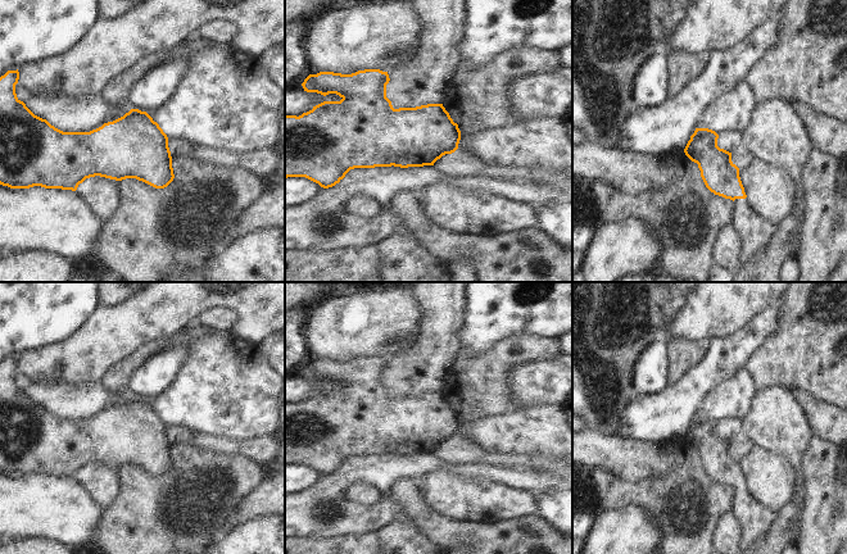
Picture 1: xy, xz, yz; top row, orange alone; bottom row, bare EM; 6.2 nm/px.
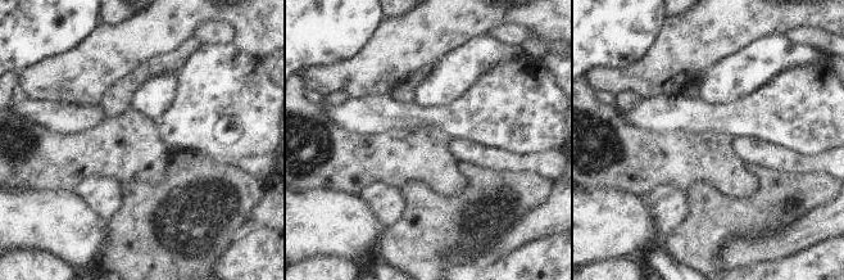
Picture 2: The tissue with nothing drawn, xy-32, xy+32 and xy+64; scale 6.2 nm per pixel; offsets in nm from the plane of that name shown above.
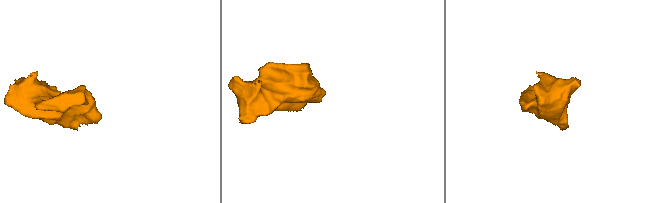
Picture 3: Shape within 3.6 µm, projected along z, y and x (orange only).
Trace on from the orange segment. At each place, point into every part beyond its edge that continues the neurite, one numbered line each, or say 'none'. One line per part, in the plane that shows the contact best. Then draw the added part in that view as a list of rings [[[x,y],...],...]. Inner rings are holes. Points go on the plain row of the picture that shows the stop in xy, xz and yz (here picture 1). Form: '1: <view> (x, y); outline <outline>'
1: yz (755, 518); outline [[[747,486],[734,487],[733,513],[742,526],[743,549],[749,549],[770,527],[776,513],[752,496]]]

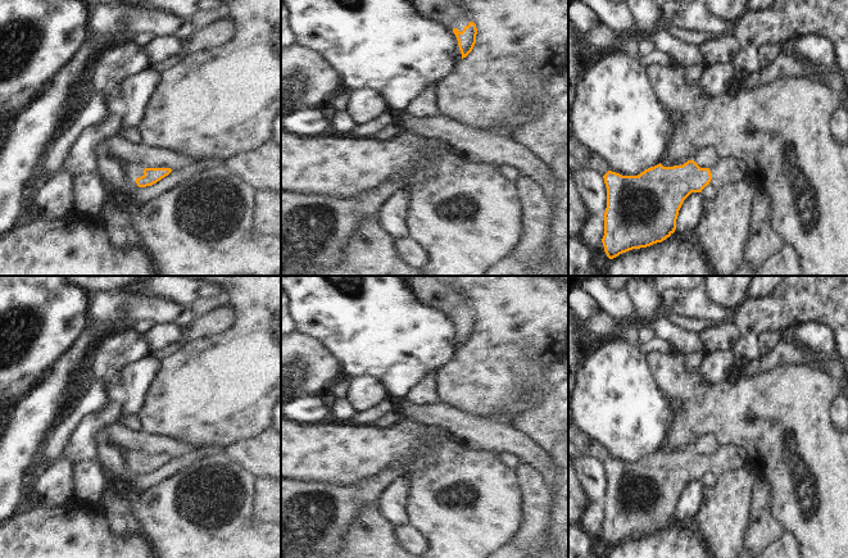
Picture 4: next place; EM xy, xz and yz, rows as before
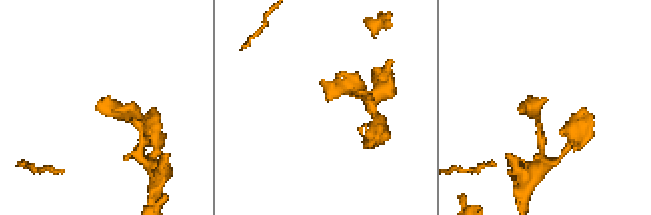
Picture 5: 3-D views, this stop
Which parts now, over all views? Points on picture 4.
1: xy (134, 458); outline [[[123,450],[123,452],[124,452],[126,461],[131,468],[131,473],[137,476],[139,473],[136,471],[136,467],[144,463],[144,457],[148,454],[141,452],[133,452],[133,450]]]

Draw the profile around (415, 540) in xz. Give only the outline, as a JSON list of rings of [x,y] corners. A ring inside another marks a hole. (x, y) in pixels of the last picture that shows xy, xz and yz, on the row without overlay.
[[[412,523],[407,526],[396,526],[396,534],[404,546],[418,555],[426,555],[431,549],[431,543],[427,536]]]

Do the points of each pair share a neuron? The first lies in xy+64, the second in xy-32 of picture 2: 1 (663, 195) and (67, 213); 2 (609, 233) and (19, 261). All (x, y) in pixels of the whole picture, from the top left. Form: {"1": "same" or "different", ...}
{"1": "different", "2": "different"}

